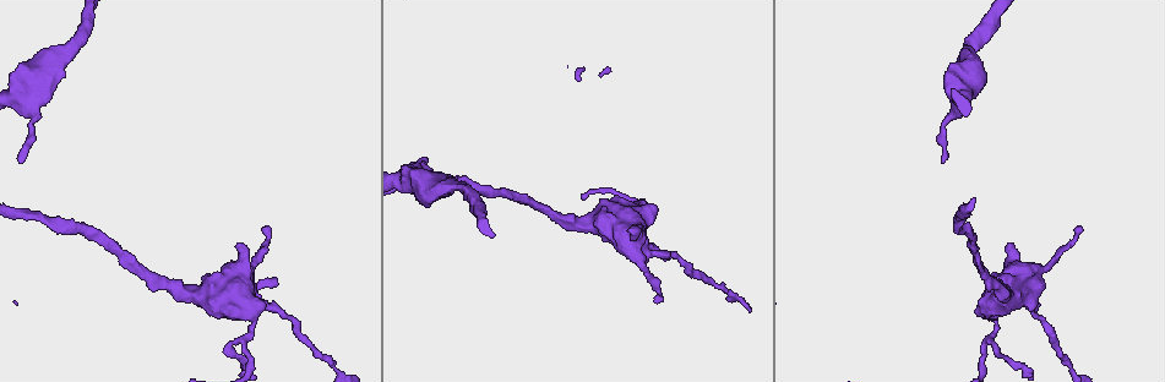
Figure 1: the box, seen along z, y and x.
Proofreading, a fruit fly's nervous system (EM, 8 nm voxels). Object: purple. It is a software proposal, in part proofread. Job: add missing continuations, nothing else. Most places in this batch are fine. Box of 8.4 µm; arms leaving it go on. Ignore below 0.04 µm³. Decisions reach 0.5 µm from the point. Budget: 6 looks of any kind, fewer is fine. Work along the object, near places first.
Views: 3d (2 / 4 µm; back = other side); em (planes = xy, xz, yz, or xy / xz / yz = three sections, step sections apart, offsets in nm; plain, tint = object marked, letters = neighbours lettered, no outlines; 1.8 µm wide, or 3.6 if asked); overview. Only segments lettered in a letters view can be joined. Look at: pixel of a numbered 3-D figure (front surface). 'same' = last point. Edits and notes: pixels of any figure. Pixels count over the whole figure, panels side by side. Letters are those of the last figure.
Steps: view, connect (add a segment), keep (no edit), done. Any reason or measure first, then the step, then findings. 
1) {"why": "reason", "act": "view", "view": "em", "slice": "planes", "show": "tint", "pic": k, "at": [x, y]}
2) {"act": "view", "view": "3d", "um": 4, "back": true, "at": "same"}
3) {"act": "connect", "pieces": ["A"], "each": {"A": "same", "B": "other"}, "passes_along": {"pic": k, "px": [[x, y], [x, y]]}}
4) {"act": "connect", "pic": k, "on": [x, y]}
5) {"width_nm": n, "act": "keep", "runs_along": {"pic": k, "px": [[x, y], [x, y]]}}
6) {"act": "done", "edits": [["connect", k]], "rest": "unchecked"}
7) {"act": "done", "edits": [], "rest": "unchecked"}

{"why": "branch stops here", "act": "view", "view": "3d", "um": 2, "pic": 1, "at": [236, 243]}

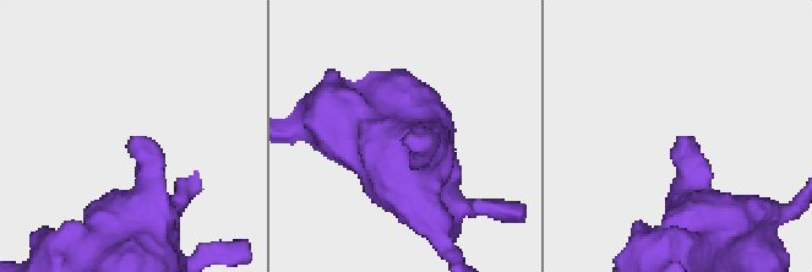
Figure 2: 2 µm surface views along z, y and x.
{"why": "need the tissue", "act": "view", "view": "em", "slice": "yz", "step": 8, "show": "letters", "pic": 2, "at": [407, 136]}

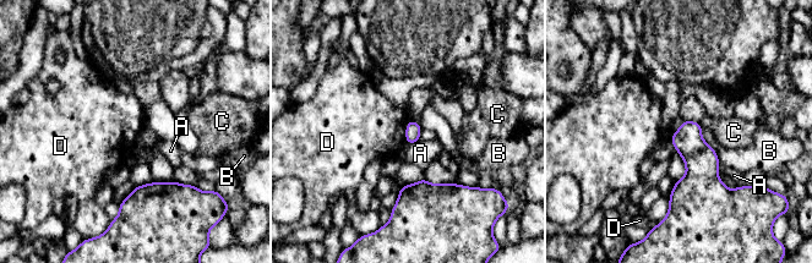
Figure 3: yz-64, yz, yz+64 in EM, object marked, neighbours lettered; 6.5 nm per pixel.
{"why": "cut it another way", "act": "view", "view": "em", "slice": "planes", "show": "letters", "at": "same"}

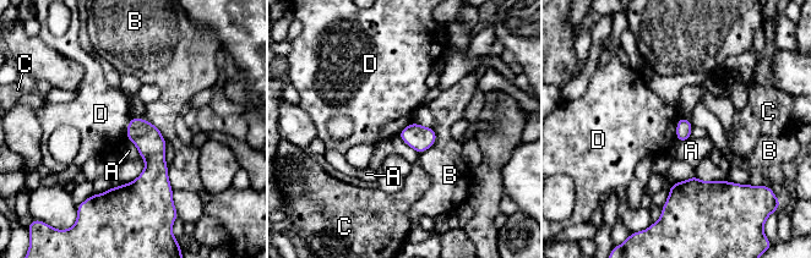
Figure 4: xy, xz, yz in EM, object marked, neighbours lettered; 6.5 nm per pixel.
{"act": "keep", "each": {"A": "other", "B": "other", "C": "other", "D": "other"}, "border": {"pic": 4, "px": [[680, 116], [676, 124], [675, 141]]}, "found": "none of them fits"}

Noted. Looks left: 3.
{"why": "free end", "act": "view", "view": "3d", "um": 4, "pic": 1, "at": [268, 225]}

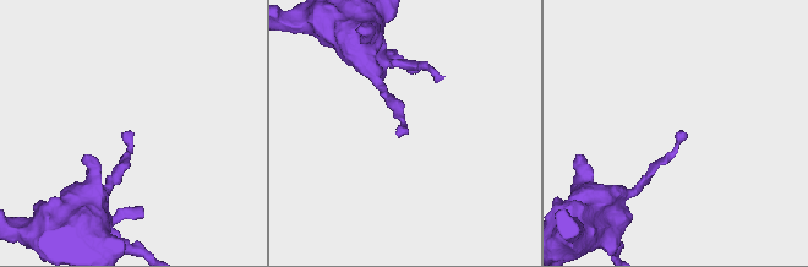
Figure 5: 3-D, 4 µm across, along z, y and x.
{"act": "view", "view": "em", "slice": "planes", "show": "letters", "pic": 5, "at": [130, 130]}

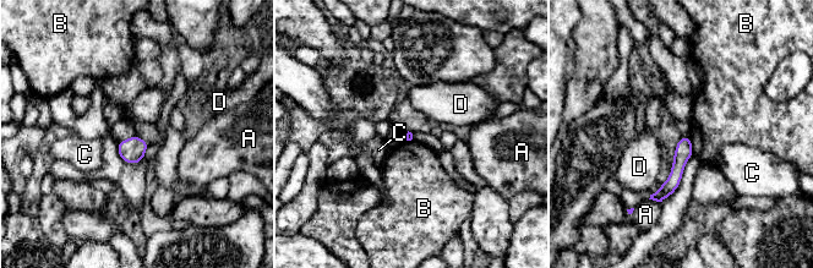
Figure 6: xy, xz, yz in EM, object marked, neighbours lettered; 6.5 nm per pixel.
{"act": "keep", "each": {"A": "other", "B": "other", "C": "other", "D": "other"}, "runs_along": {"pic": 6, "px": [[686, 138], [674, 181], [655, 197]]}, "found": "none of them fits"}

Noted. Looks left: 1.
{"act": "done", "edits": [], "rest": "unchecked"}

